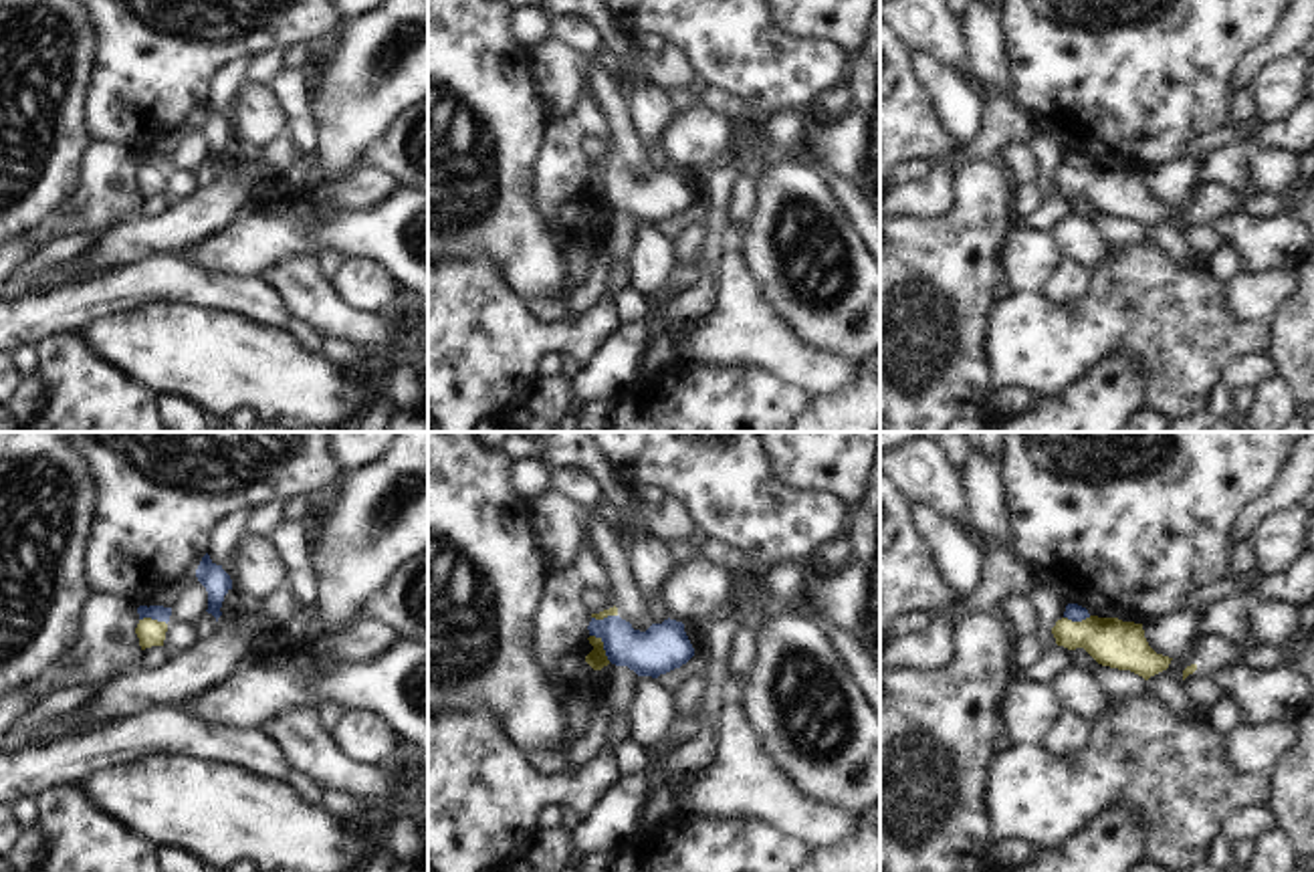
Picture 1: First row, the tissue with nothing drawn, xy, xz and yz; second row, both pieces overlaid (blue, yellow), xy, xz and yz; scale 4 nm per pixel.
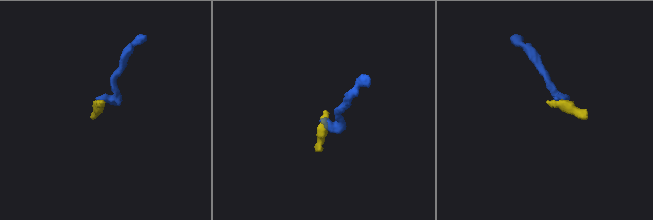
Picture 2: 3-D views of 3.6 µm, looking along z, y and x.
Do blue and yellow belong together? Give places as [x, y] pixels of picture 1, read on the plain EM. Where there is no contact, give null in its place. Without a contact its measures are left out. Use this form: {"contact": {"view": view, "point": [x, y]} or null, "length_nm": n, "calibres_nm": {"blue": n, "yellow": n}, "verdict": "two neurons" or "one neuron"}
{"contact": {"view": "xz", "point": [604, 194]}, "length_nm": 140, "calibres_nm": {"blue": 190, "yellow": 80}, "verdict": "two neurons"}

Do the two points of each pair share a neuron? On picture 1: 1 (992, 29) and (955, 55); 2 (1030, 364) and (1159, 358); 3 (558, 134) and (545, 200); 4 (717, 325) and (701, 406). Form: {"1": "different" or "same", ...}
{"1": "different", "2": "same", "3": "same", "4": "different"}

